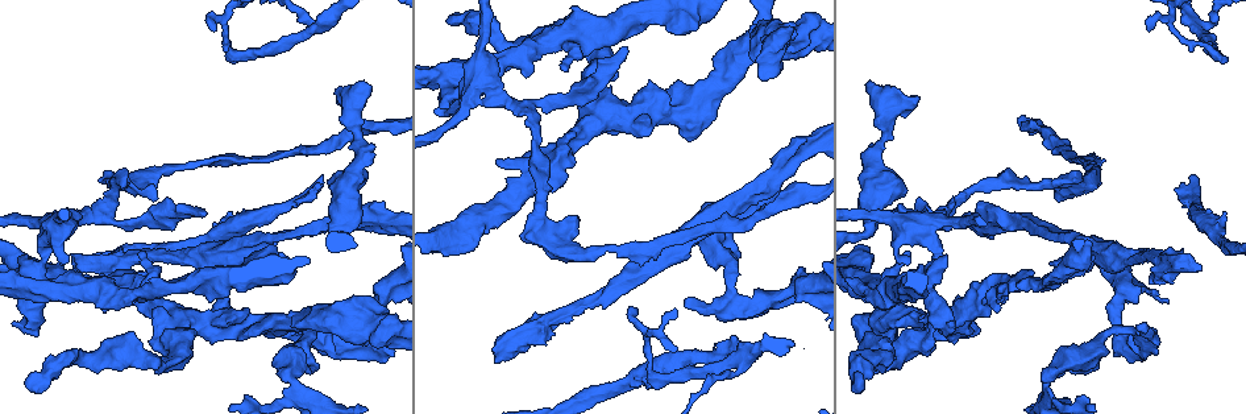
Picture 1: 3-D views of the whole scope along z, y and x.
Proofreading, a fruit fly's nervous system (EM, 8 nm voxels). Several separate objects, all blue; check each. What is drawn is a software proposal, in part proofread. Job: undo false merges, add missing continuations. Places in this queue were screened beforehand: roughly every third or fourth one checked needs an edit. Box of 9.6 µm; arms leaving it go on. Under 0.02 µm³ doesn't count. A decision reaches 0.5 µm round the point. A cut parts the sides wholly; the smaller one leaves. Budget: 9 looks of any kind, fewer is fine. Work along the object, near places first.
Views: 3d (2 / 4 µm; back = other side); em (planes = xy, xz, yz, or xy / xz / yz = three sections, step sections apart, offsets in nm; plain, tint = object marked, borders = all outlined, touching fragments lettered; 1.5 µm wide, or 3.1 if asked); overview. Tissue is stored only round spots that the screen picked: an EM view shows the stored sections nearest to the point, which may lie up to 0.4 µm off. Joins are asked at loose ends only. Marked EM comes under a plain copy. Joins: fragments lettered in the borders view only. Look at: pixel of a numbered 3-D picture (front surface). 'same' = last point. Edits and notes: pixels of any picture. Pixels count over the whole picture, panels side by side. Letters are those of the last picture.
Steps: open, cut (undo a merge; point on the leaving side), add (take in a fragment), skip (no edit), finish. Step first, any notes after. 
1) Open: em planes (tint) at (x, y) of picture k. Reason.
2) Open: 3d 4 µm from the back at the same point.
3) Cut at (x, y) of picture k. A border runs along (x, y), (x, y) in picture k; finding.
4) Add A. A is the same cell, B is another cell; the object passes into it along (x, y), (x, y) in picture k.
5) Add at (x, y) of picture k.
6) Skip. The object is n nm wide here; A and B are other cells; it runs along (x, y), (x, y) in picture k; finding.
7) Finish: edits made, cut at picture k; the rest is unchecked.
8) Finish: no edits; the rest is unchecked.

Open: 3d 2 µm from the back at (197, 252) of picture 1. Sudden change in width.

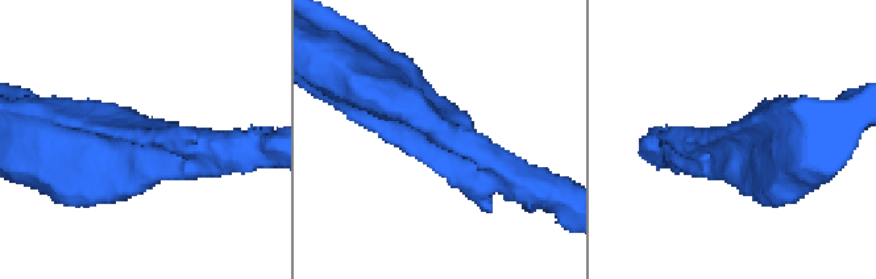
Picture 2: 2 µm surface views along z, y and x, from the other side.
Open: em planes (borders) at (753, 138) of picture 2. The arms are 220, 420 nm wide.

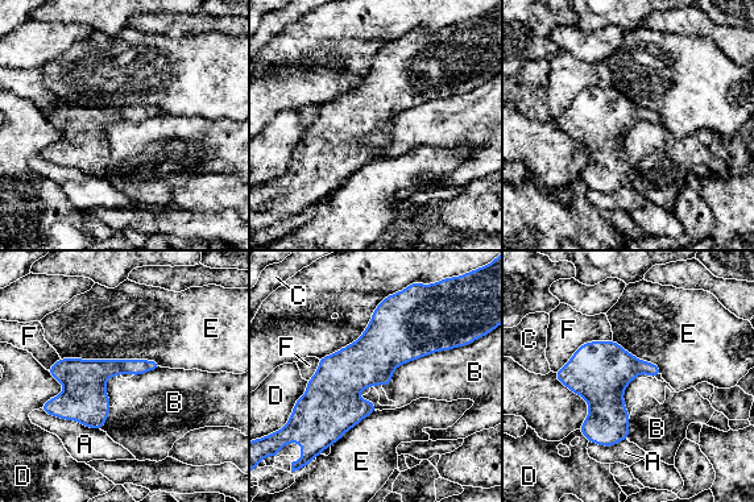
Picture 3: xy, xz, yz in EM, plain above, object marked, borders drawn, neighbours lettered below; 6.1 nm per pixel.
Skip. The object is 120 nm wide here; A, B, C, D, E and F are other cells; it runs along (156, 365), (102, 369), (65, 406), (45, 407) in picture 3; all the same cell.

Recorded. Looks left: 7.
Open: 3d 2 µm at (997, 313) of picture 1. An open end.

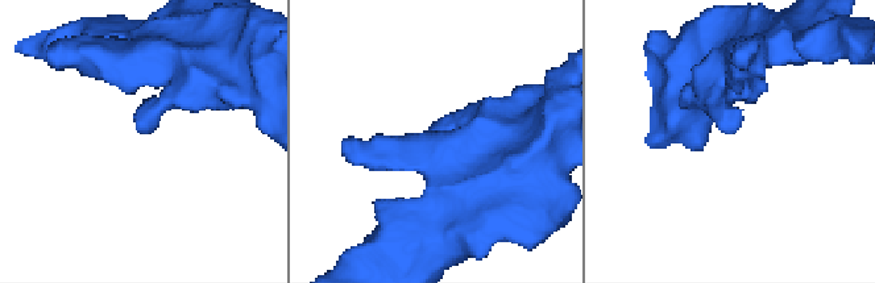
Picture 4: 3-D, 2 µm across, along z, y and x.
Open: em xz step 8 (borders) at (152, 132) of picture 4.

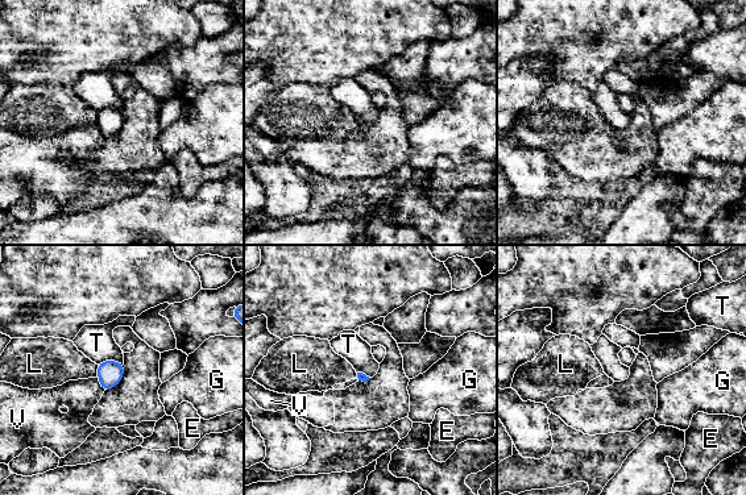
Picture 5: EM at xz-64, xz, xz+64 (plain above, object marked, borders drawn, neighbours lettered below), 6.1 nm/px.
Open: em planes (borders) at the same point. Cut it another way.

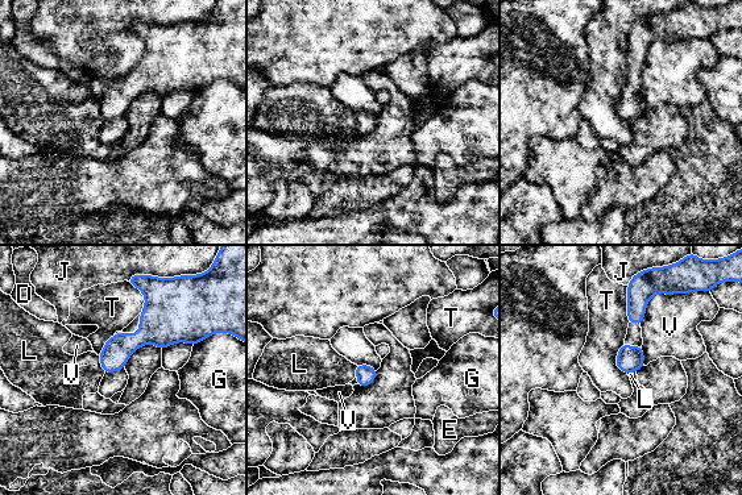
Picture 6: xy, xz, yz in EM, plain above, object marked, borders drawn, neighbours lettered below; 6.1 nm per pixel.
Skip. The longest contact is with V, 280 nm; D, E, G, J, L, T and V are other cells; a border runs along (125, 281), (144, 296), (140, 313) in picture 6; none of them fits.

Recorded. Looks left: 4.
Open: em planes (borders) at (565, 70) of picture 1. An open end.

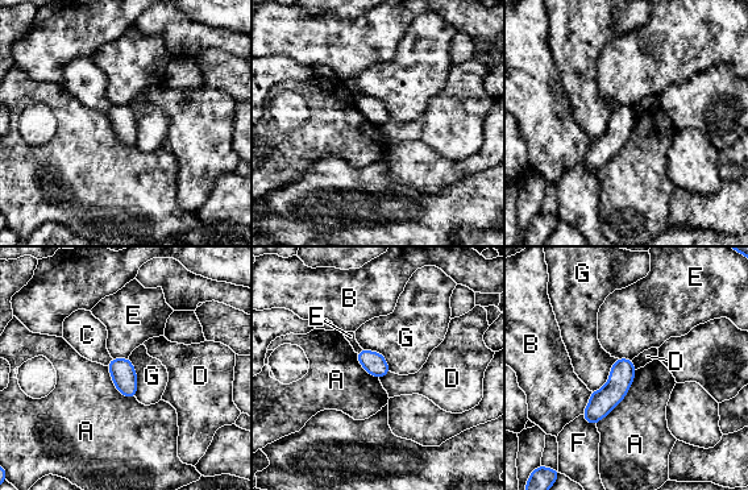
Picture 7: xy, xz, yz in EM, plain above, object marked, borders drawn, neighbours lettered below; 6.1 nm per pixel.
Skip. The object is 140 nm wide here; A, B, C, D, E, F and G are other cells; a border runs along (390, 372), (379, 378) in picture 7; no lettered fragment goes on from it.

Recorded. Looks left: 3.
Open: 3d 2 µm from the back at (625, 50) of picture 1. An open end.

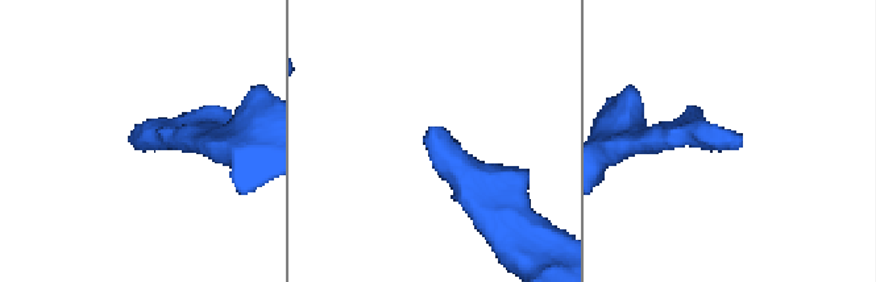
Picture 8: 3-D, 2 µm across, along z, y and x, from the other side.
Open: em planes (borders) at (431, 127) of picture 8.

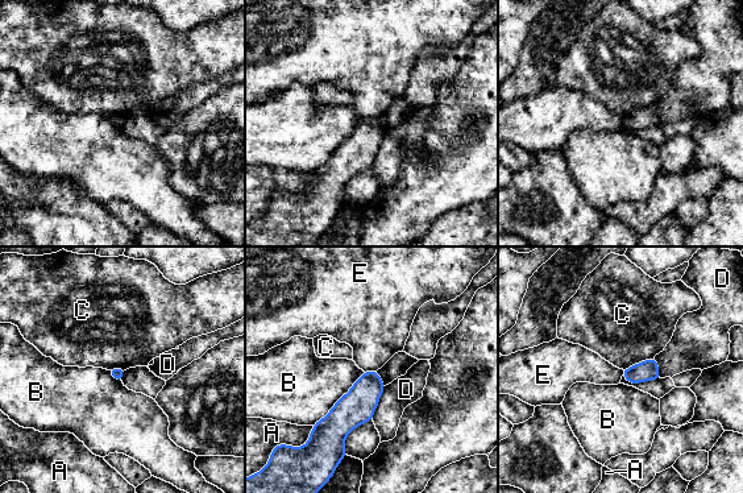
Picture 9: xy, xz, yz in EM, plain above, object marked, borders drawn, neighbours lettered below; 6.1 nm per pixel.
Skip. A, B, C, D and E are other cells; a border runs along (376, 369), (364, 372) in picture 9; none of them fits.

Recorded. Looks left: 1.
Finish: no edits; the rest is unchecked.

